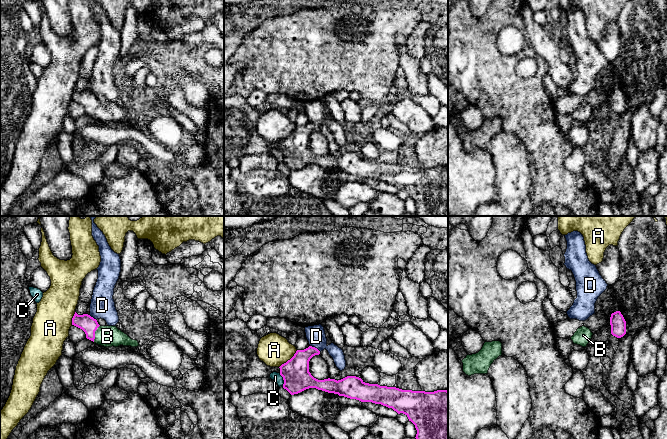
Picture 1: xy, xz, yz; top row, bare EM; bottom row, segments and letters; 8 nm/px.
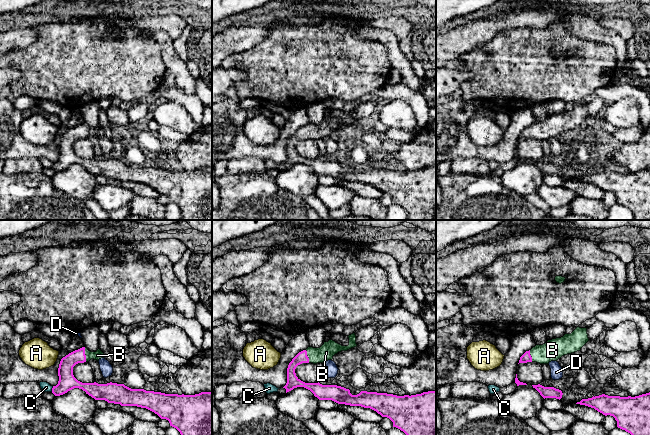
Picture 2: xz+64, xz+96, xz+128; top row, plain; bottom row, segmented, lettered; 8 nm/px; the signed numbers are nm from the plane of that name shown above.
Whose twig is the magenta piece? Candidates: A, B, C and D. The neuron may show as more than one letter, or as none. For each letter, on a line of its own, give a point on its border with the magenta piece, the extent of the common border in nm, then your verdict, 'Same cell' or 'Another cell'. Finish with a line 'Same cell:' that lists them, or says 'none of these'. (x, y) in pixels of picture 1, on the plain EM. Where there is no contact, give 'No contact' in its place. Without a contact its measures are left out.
A: Touches magenta at xz (288, 136). Shared border 200 nm. Another cell
B: Touches magenta at xy (94, 109). Shared border 140 nm. Same cell
C: Touches magenta at xz (283, 155). Shared border 120 nm. Another cell
D: Touches magenta at xz (314, 123). Shared border 100 nm. Another cell
Same cell: B

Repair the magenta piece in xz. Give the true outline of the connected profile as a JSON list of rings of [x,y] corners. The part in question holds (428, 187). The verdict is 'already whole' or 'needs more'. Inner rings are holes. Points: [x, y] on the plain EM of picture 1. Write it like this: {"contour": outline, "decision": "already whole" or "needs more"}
{"contour": [[[312,122],[297,126],[280,144],[283,164],[291,171],[309,164],[338,170],[361,178],[372,178],[405,190],[417,206],[417,216],[448,216],[448,167],[402,166],[396,163],[365,159],[356,152],[341,156],[318,156],[309,148],[309,137],[320,127]]], "decision": "already whole"}

